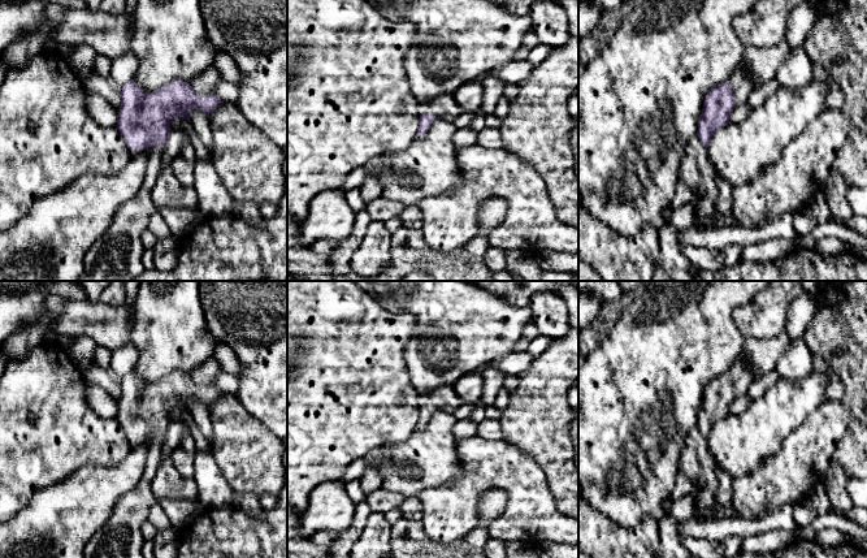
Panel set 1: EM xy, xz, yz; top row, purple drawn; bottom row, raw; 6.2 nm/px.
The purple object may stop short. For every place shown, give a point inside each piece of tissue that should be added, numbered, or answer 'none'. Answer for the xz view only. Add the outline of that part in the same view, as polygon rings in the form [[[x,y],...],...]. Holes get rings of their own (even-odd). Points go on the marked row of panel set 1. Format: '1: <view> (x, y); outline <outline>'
1: xz (446, 108); outline [[[443,96],[430,100],[429,103],[420,104],[420,113],[433,114],[441,120],[451,122],[461,113],[461,111],[452,96]]]

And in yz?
1: yz (741, 85); outline [[[738,65],[729,78],[731,88],[733,91],[733,99],[736,104],[745,104],[755,88],[749,72],[742,65]]]
2: yz (696, 171); outline [[[698,135],[688,143],[680,165],[680,177],[693,193],[695,222],[710,220],[718,211],[719,191],[708,161],[708,150]]]

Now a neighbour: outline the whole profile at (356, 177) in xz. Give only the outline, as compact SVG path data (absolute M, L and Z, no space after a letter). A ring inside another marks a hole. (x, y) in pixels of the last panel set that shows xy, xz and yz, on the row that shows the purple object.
M364 166L354 169L346 178L344 183L339 187L343 194L350 193L354 189L359 189L368 177L368 172Z

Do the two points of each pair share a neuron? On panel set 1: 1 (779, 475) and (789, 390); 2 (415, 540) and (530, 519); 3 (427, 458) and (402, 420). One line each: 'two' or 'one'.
1: two
2: two
3: two

